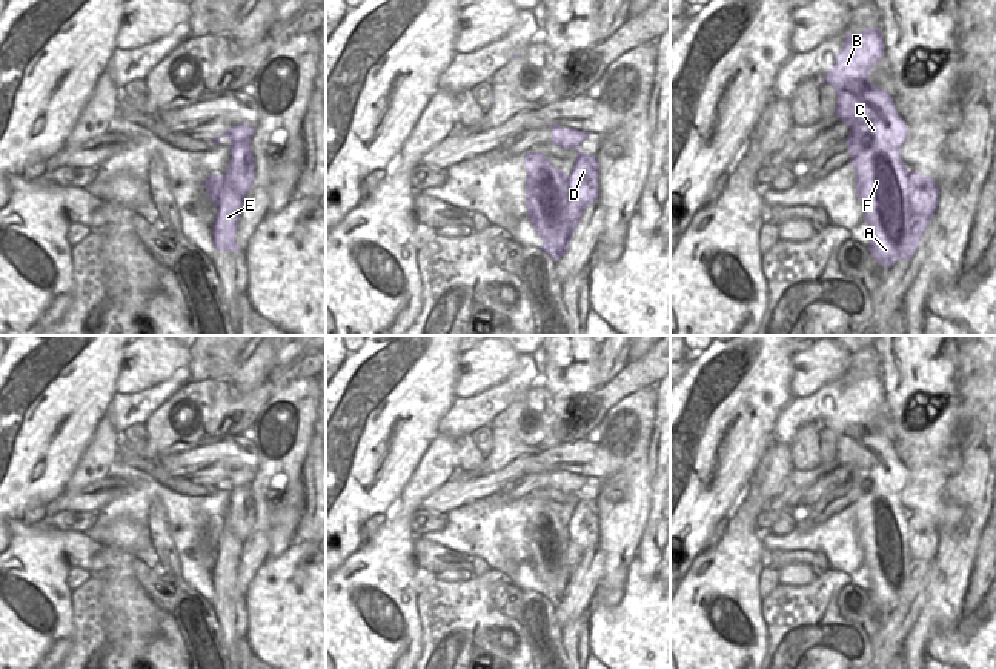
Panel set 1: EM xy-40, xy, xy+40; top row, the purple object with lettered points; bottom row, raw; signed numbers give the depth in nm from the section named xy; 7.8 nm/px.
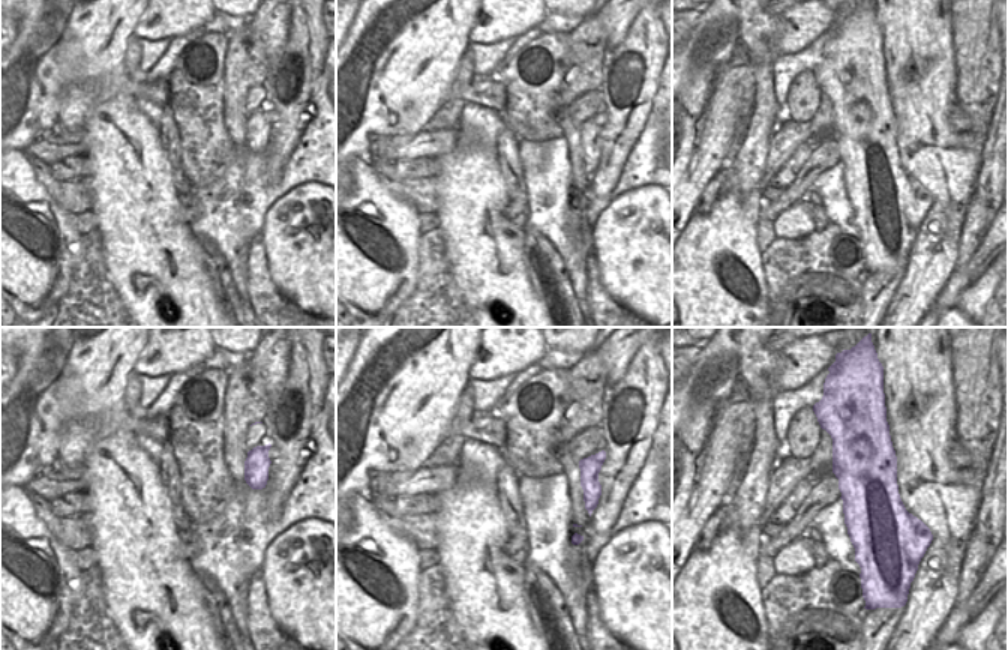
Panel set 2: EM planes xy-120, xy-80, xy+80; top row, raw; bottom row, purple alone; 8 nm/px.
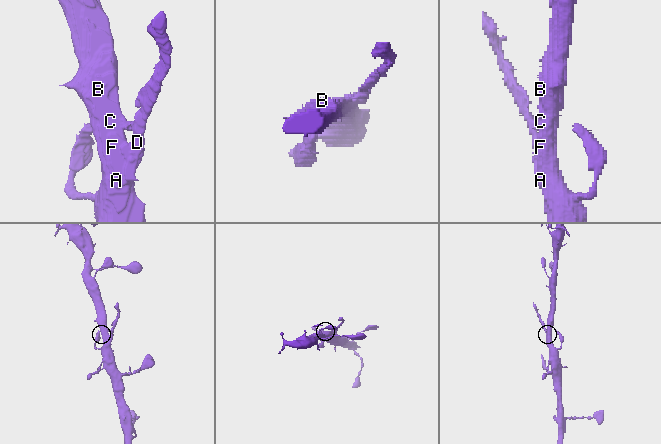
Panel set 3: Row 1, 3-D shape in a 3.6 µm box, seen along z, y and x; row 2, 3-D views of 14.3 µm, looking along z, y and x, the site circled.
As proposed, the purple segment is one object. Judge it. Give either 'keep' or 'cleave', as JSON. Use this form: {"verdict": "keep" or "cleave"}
{"verdict": "keep"}

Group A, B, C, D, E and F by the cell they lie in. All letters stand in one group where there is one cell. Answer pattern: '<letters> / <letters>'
A B C D E F

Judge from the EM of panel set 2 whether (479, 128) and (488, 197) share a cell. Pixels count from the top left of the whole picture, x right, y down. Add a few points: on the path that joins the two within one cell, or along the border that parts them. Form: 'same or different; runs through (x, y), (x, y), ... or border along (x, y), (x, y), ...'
different; border along (474, 143), (483, 147), (495, 147)

